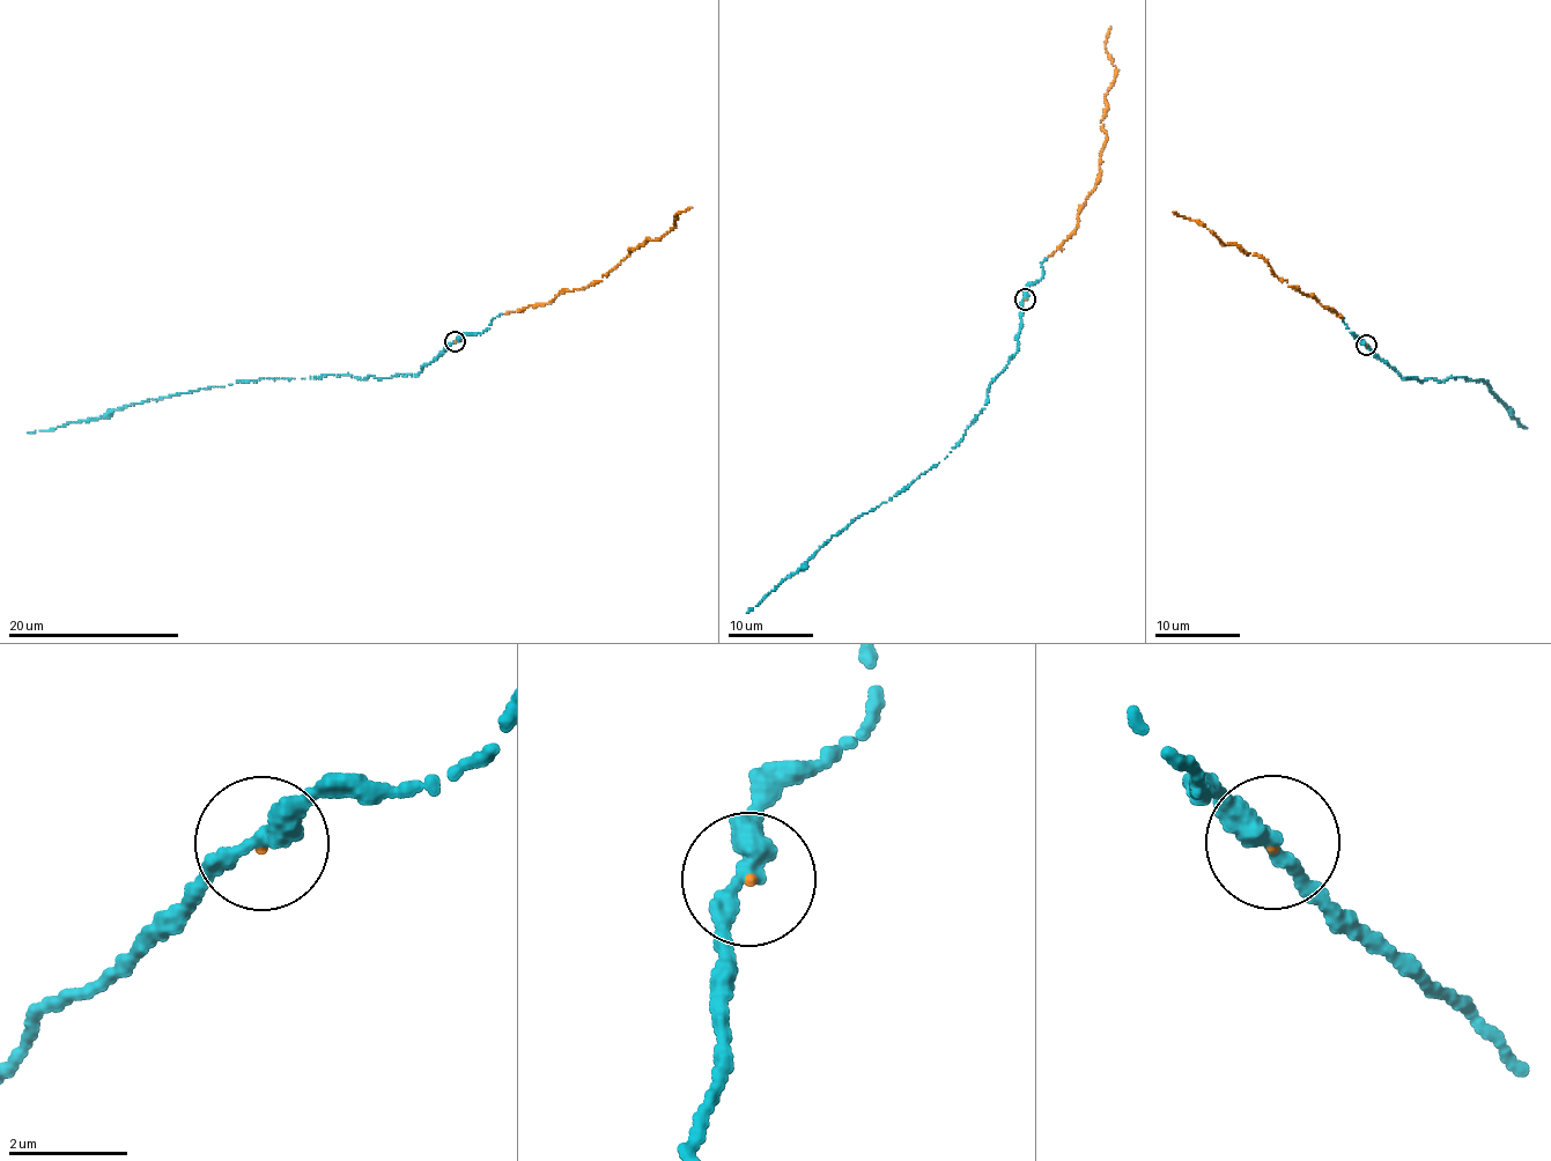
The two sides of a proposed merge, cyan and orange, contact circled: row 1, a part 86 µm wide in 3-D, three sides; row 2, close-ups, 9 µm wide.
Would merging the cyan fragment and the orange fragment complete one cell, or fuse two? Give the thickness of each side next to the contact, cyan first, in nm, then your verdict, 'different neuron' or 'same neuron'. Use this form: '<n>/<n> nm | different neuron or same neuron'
320/70 nm | same neuron

